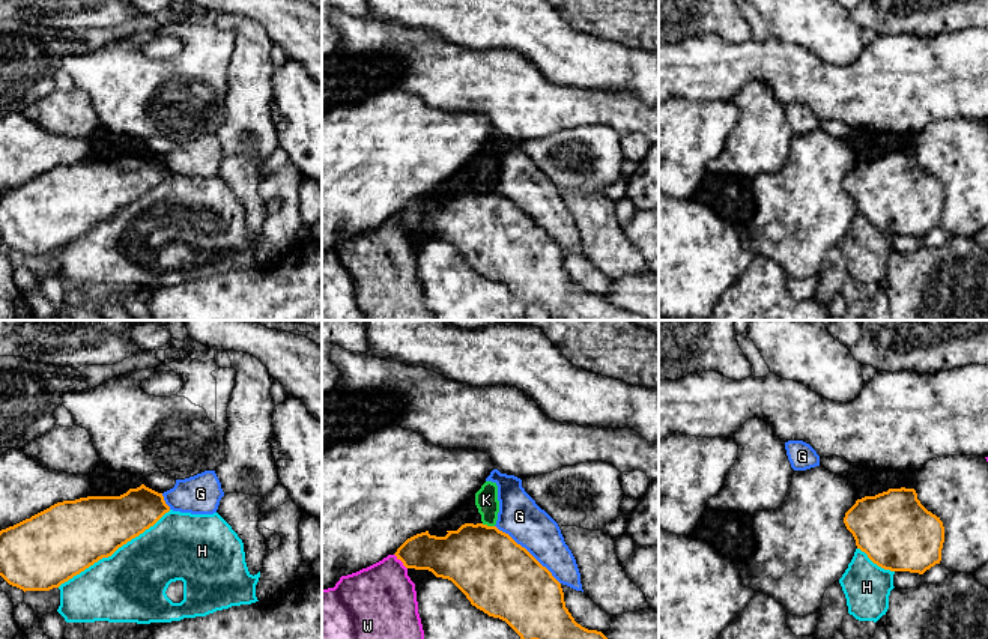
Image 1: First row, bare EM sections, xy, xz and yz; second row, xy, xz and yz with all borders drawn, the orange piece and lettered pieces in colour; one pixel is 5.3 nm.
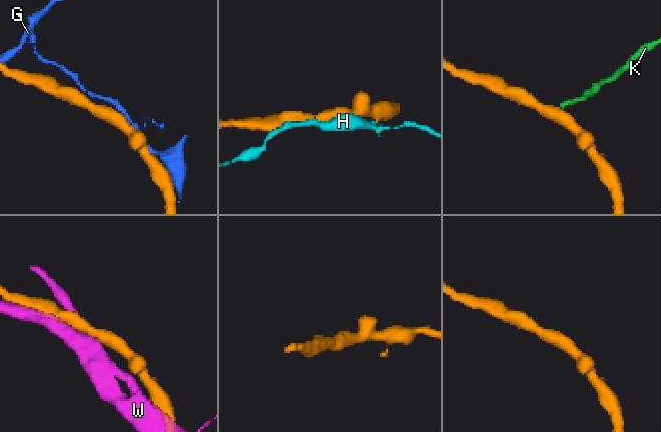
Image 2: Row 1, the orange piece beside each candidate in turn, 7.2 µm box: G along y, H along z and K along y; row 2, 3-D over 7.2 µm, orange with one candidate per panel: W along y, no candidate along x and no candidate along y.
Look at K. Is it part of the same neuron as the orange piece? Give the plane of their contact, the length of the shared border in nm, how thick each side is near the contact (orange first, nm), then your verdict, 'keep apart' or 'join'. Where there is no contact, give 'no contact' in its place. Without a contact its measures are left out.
meets orange in xz; contact 70 nm long; 400 nm thick on the orange side, 130 nm on the other; keep apart

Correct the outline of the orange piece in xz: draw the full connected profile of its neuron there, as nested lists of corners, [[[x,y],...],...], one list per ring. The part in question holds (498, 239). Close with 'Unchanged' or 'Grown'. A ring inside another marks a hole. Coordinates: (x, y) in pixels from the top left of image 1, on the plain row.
[[[465,186],[445,200],[430,198],[429,194],[408,201],[394,217],[406,232],[429,233],[436,241],[451,244],[472,269],[489,280],[505,284],[528,307],[537,304],[556,320],[650,320],[641,314],[624,311],[609,304],[602,295],[588,293],[577,287],[565,271],[561,247],[525,210],[496,189]]]. Unchanged

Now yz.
[[[914,152],[857,162],[844,186],[857,212],[884,233],[923,238],[941,224],[943,185],[920,167]]]. Unchanged

